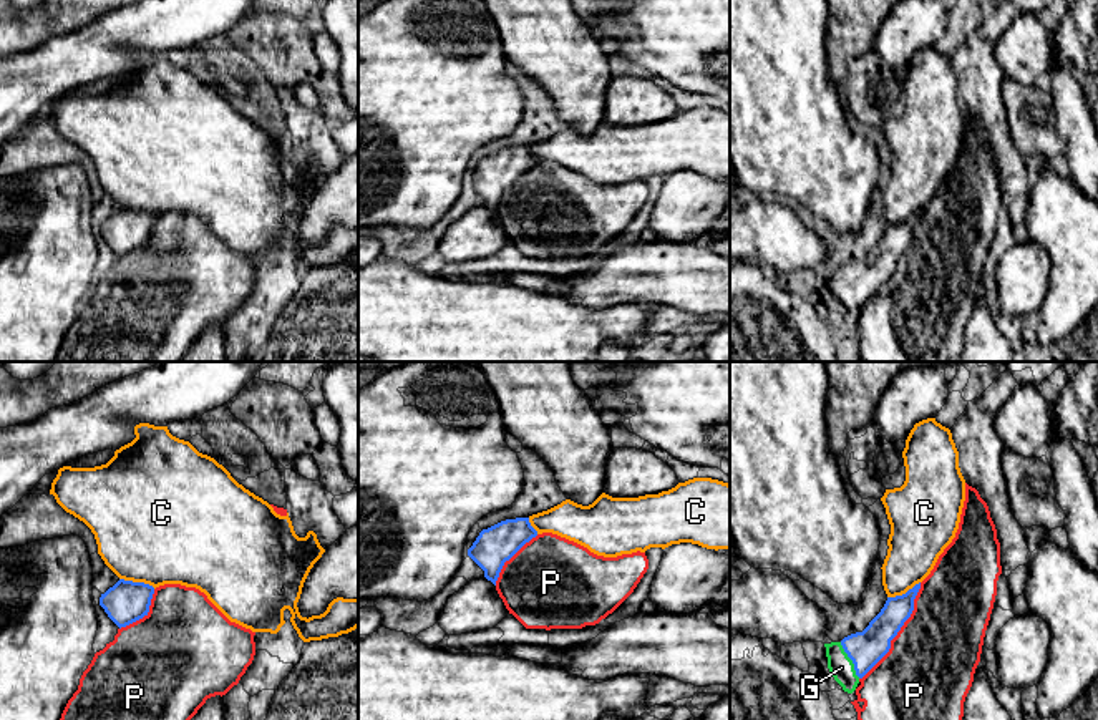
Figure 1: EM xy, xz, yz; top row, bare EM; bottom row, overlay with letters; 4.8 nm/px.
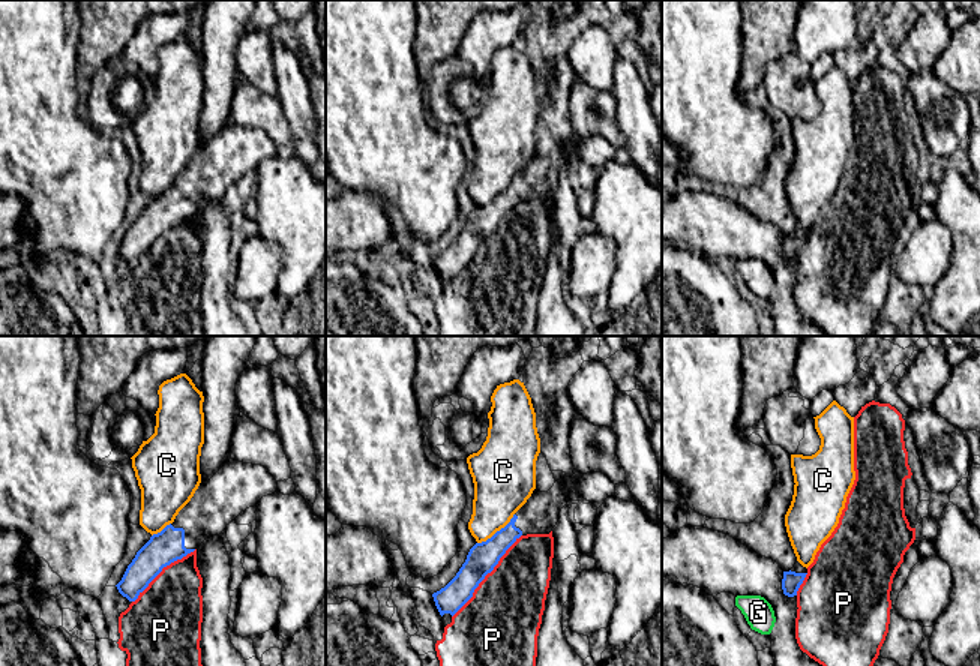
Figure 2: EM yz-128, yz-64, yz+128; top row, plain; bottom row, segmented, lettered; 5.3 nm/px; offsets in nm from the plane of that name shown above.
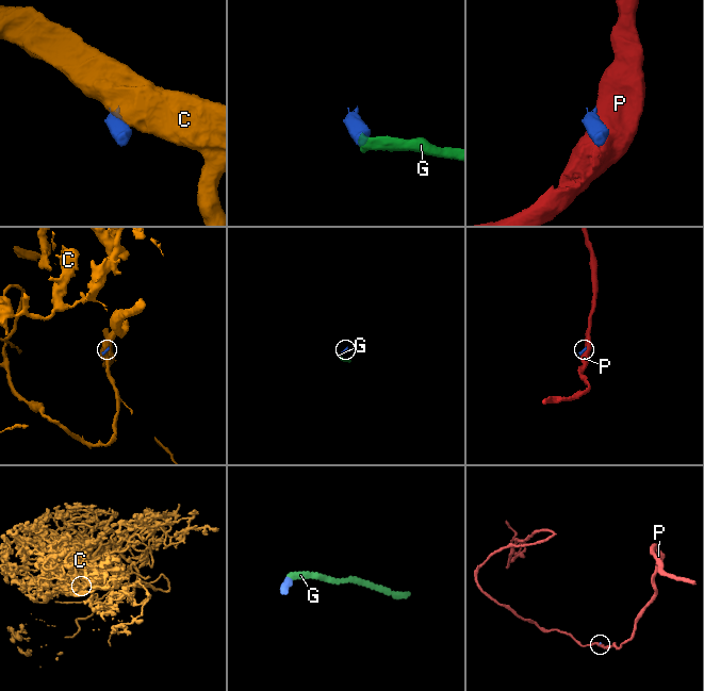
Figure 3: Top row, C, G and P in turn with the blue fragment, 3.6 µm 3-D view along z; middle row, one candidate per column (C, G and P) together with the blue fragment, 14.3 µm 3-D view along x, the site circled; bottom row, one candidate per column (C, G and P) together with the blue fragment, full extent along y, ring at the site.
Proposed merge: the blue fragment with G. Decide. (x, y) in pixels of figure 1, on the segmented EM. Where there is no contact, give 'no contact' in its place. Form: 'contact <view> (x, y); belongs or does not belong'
contact yz (851, 659); belongs

